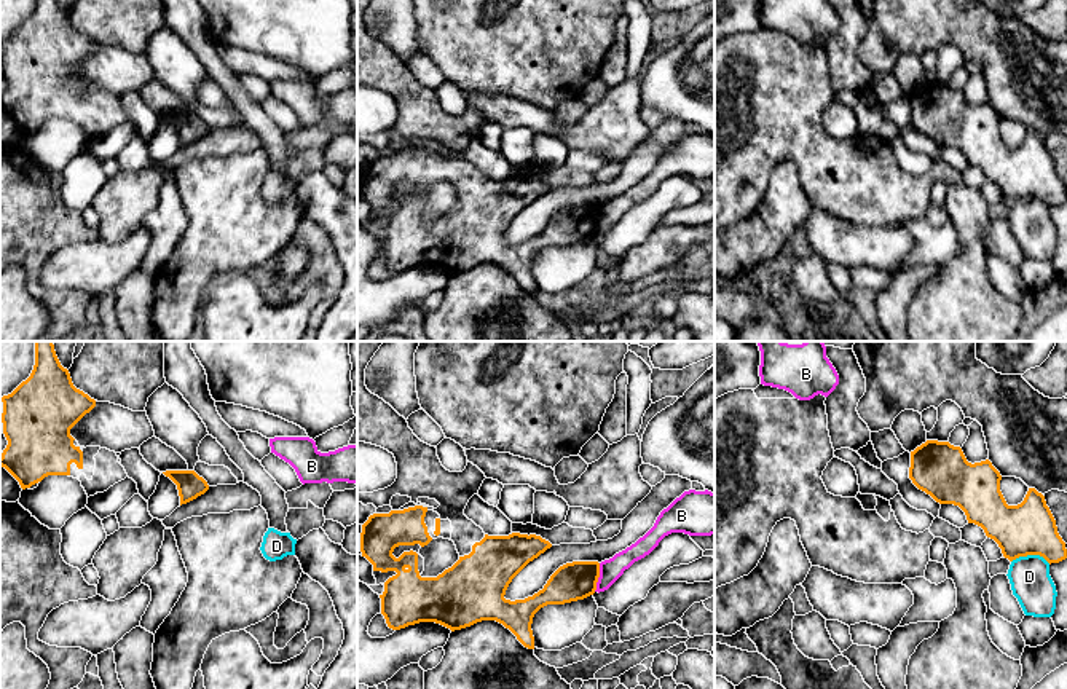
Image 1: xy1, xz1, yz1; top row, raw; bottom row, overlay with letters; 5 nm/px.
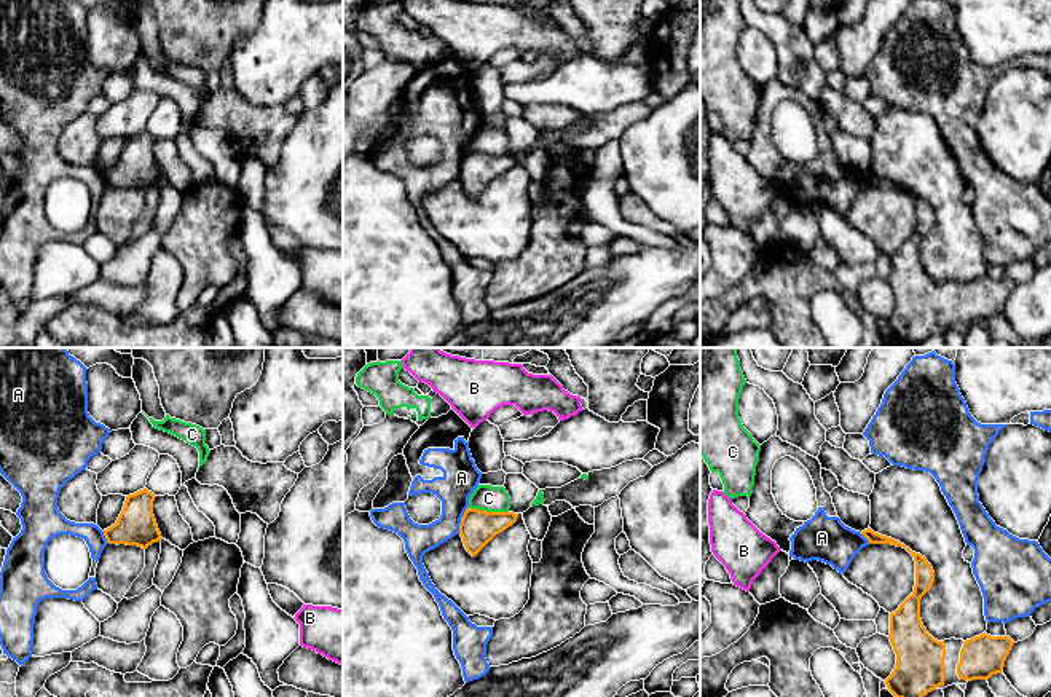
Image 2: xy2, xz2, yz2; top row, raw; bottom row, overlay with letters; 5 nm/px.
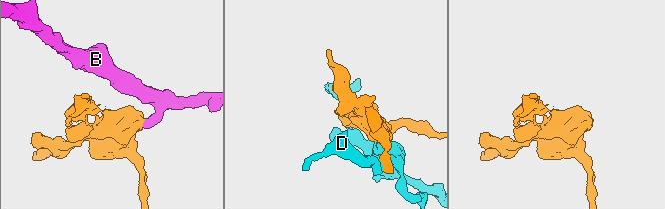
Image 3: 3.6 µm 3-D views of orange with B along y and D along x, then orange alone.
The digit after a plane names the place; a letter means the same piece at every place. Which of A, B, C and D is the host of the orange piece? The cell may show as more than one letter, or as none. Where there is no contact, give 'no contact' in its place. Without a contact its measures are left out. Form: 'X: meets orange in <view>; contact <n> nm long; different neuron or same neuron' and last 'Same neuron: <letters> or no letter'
A: meets orange in xz2; contact 150 nm long; different neuron
B: meets orange in xz1; contact 150 nm long; different neuron
C: meets orange in xz2; contact 200 nm long; different neuron
D: meets orange in yz1; contact 200 nm long; different neuron
Same neuron: no letter

